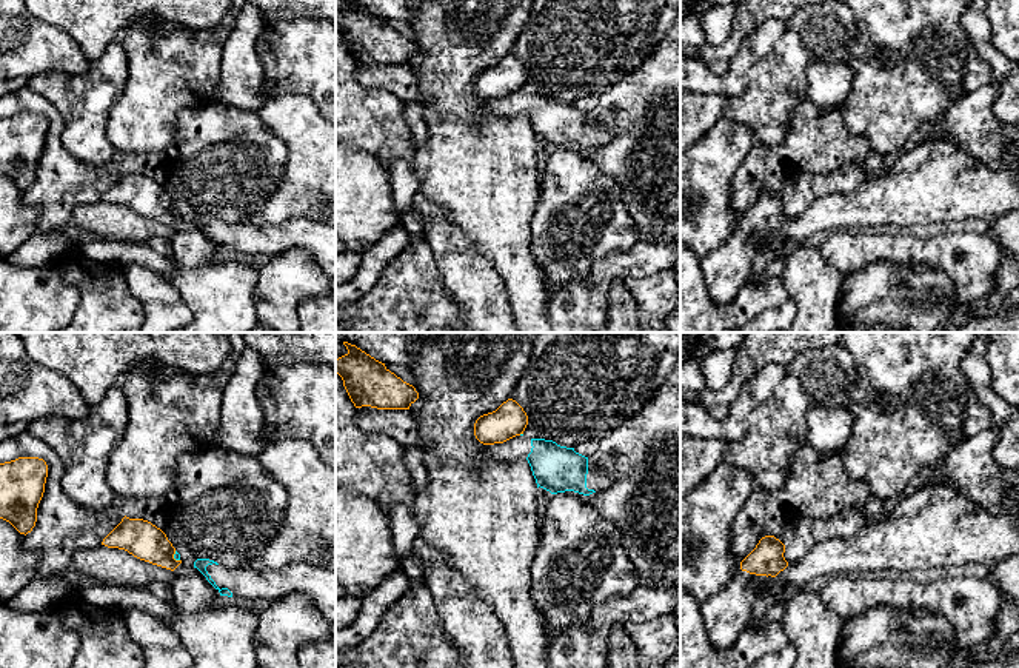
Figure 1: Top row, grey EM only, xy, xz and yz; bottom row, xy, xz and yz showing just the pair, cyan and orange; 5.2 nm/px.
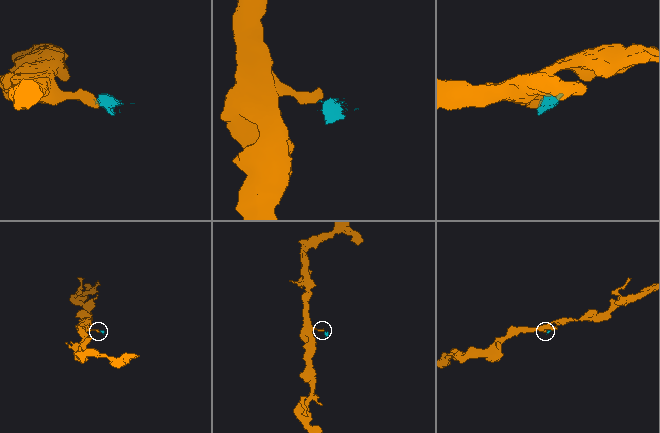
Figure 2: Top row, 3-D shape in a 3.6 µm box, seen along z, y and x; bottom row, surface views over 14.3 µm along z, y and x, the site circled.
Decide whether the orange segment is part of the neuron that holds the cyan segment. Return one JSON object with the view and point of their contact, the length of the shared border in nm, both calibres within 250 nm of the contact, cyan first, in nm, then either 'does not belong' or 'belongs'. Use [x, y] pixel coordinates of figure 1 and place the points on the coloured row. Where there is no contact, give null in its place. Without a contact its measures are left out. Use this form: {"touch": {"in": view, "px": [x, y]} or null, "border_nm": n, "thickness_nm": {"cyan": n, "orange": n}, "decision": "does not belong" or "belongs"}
{"touch": {"in": "xy", "px": [174, 557]}, "border_nm": 60, "thickness_nm": {"cyan": 30, "orange": 200}, "decision": "does not belong"}

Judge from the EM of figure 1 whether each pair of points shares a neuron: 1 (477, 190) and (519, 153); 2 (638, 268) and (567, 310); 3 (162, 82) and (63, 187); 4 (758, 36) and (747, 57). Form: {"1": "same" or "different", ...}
{"1": "same", "2": "same", "3": "different", "4": "same"}

